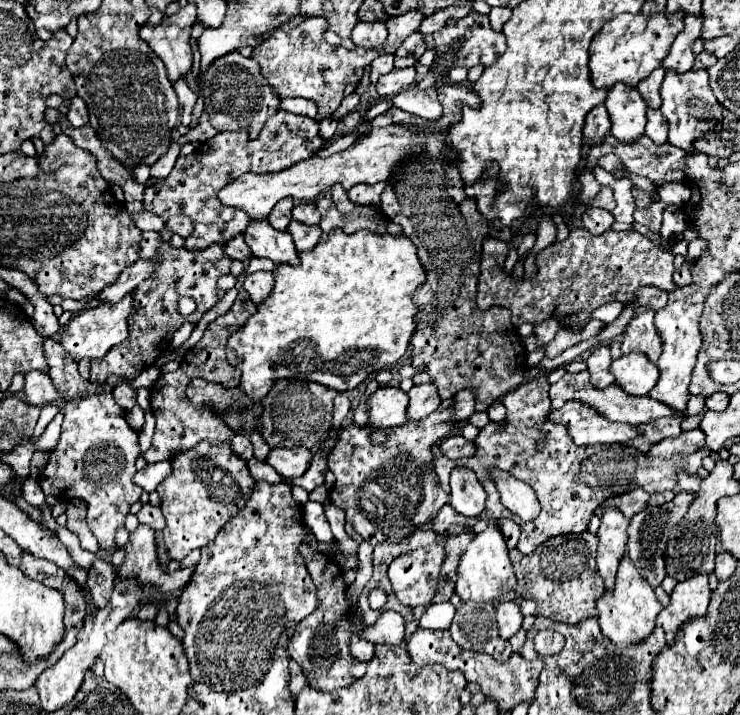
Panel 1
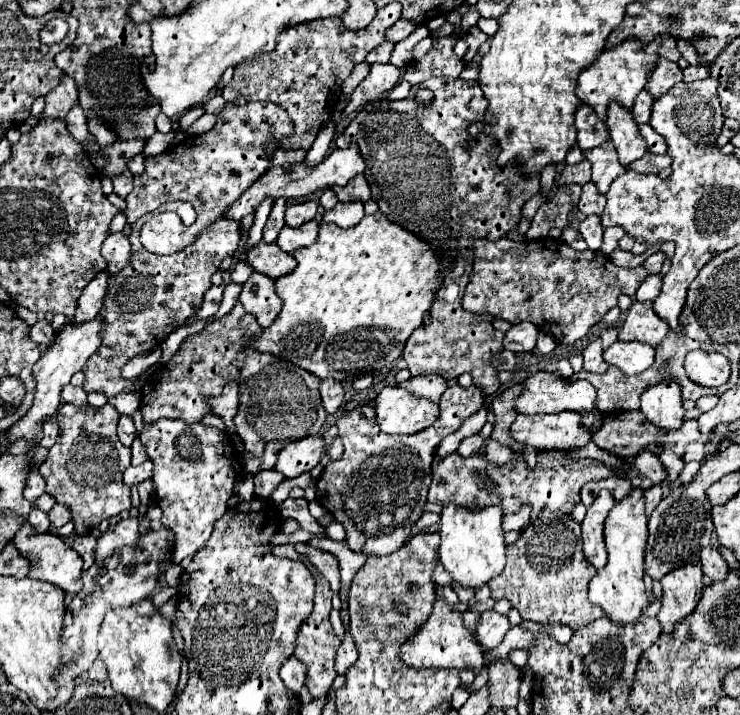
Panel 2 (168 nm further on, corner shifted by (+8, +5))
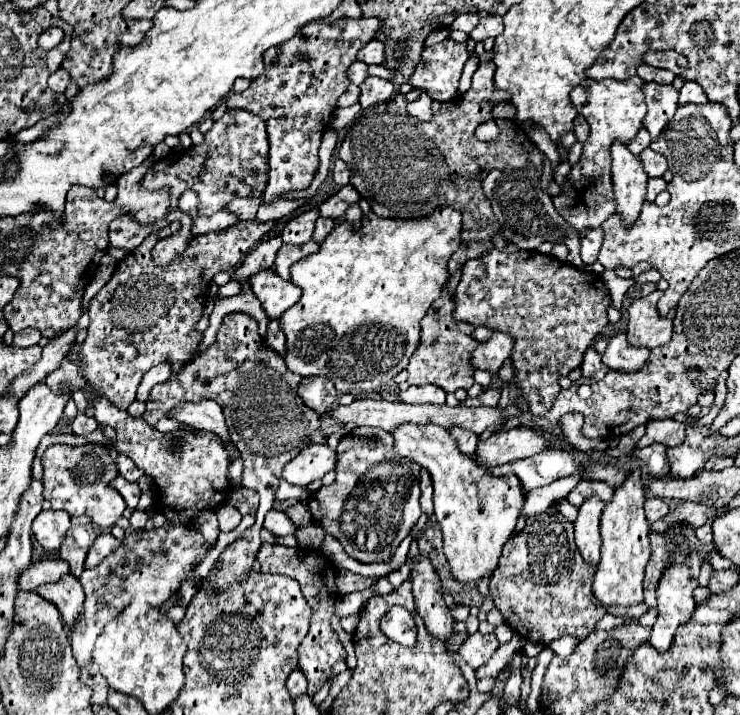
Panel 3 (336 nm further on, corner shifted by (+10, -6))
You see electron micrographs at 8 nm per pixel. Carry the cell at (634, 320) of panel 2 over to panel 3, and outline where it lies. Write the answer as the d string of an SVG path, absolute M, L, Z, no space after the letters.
M653 291L647 297L635 299L631 307L627 309L629 313L629 323L627 323L627 339L629 345L633 347L659 347L669 343L671 339L671 329L673 329L673 313L667 317L661 317L657 313L657 301L663 295L663 291Z

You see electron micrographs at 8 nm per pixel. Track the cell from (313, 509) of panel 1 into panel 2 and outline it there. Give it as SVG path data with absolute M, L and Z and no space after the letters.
M287 498L285 502L277 504L277 512L281 516L281 520L295 520L301 530L313 534L313 536L319 536L323 534L323 526L309 514L309 502L305 498Z

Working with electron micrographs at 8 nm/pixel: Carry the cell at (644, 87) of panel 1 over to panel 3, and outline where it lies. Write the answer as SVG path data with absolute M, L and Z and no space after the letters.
M641 127L639 133L635 135L635 139L633 139L627 147L629 147L629 151L633 151L635 155L639 155L645 147L649 147L649 143L651 143L651 139L649 139L649 131L645 131L645 127Z

